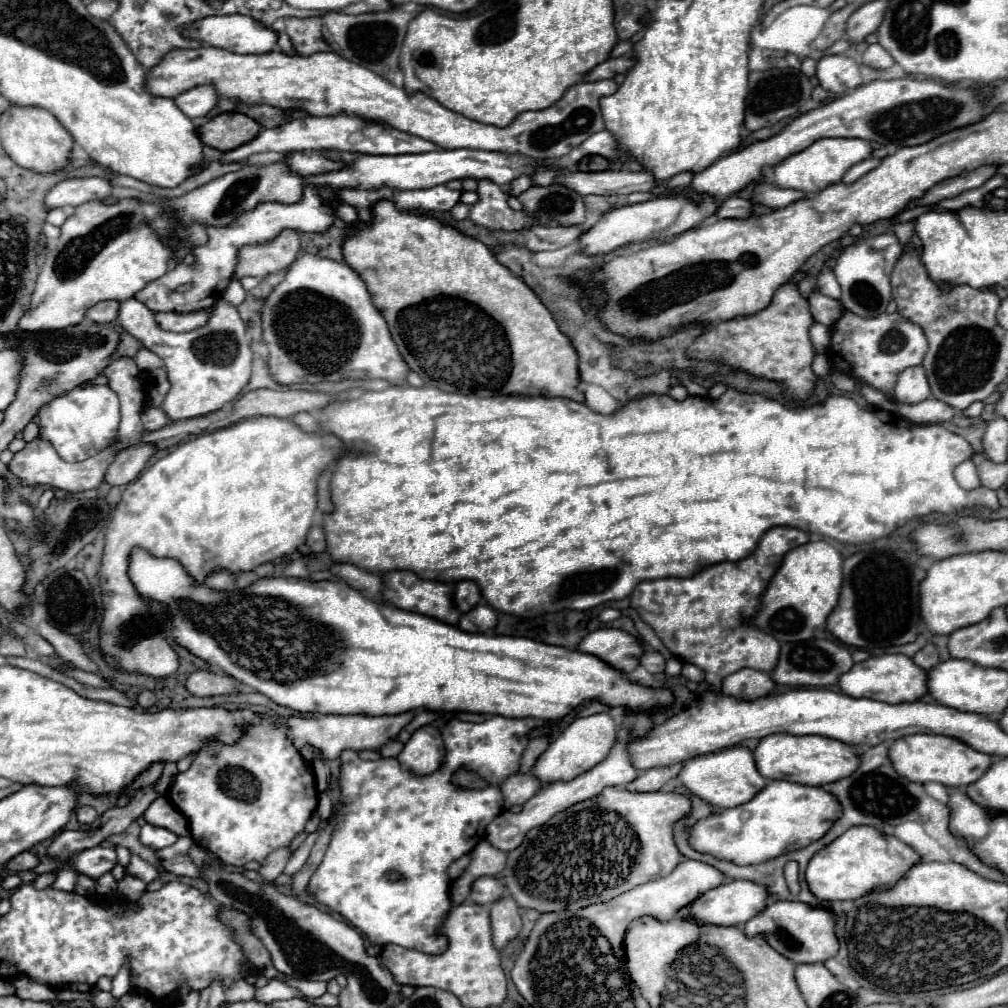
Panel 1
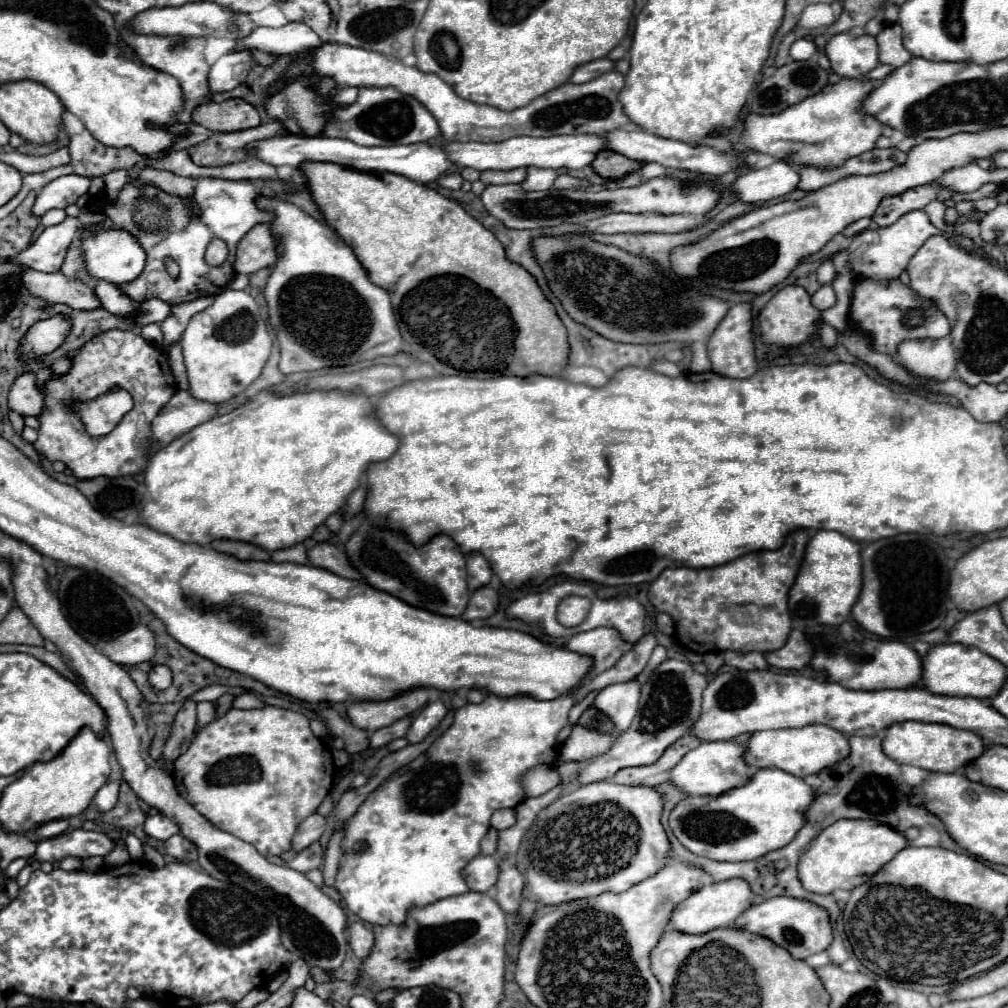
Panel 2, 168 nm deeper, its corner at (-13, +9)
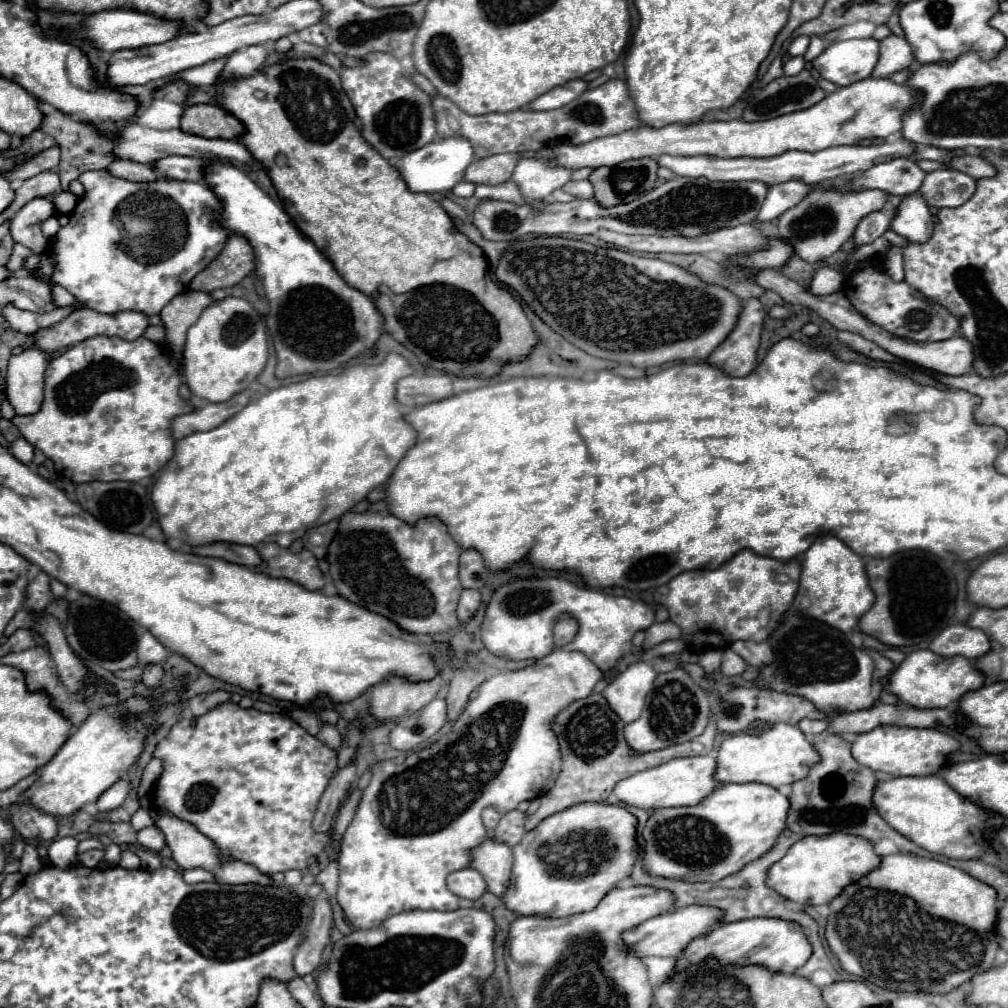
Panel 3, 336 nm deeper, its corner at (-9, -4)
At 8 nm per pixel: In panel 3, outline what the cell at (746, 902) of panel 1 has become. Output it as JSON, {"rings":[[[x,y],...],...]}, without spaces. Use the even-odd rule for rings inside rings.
{"rings":[[[685,906],[679,910],[669,910],[667,914],[659,914],[635,926],[633,930],[625,930],[623,942],[637,958],[645,958],[645,956],[675,958],[675,954],[679,954],[679,950],[683,950],[683,946],[687,946],[691,938],[703,936],[715,924],[719,924],[719,910],[711,910],[709,906]]]}

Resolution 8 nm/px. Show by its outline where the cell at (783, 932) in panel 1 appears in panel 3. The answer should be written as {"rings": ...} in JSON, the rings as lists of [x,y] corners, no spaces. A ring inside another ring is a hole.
{"rings":[[[749,918],[731,924],[717,924],[713,932],[699,936],[689,942],[679,958],[675,958],[675,972],[683,972],[691,966],[697,966],[705,958],[717,958],[721,964],[733,966],[765,966],[771,972],[793,974],[801,968],[811,956],[811,944],[803,934],[803,928],[795,922],[783,922],[775,918]]]}

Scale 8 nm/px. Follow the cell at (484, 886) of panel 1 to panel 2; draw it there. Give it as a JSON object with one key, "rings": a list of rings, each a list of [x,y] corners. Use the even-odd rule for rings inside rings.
{"rings":[[[477,855],[469,861],[467,869],[463,869],[463,877],[471,891],[485,893],[489,891],[499,879],[499,861],[493,855]]]}

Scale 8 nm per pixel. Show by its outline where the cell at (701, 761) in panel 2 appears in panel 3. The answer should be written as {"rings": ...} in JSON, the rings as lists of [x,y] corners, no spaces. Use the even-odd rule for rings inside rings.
{"rings":[[[711,754],[707,756],[691,756],[691,758],[675,758],[665,764],[659,764],[655,768],[641,770],[629,778],[623,778],[615,784],[613,794],[619,798],[625,806],[637,806],[645,810],[657,810],[667,806],[695,806],[699,798],[705,798],[719,786],[711,774],[715,772],[715,758]]]}

